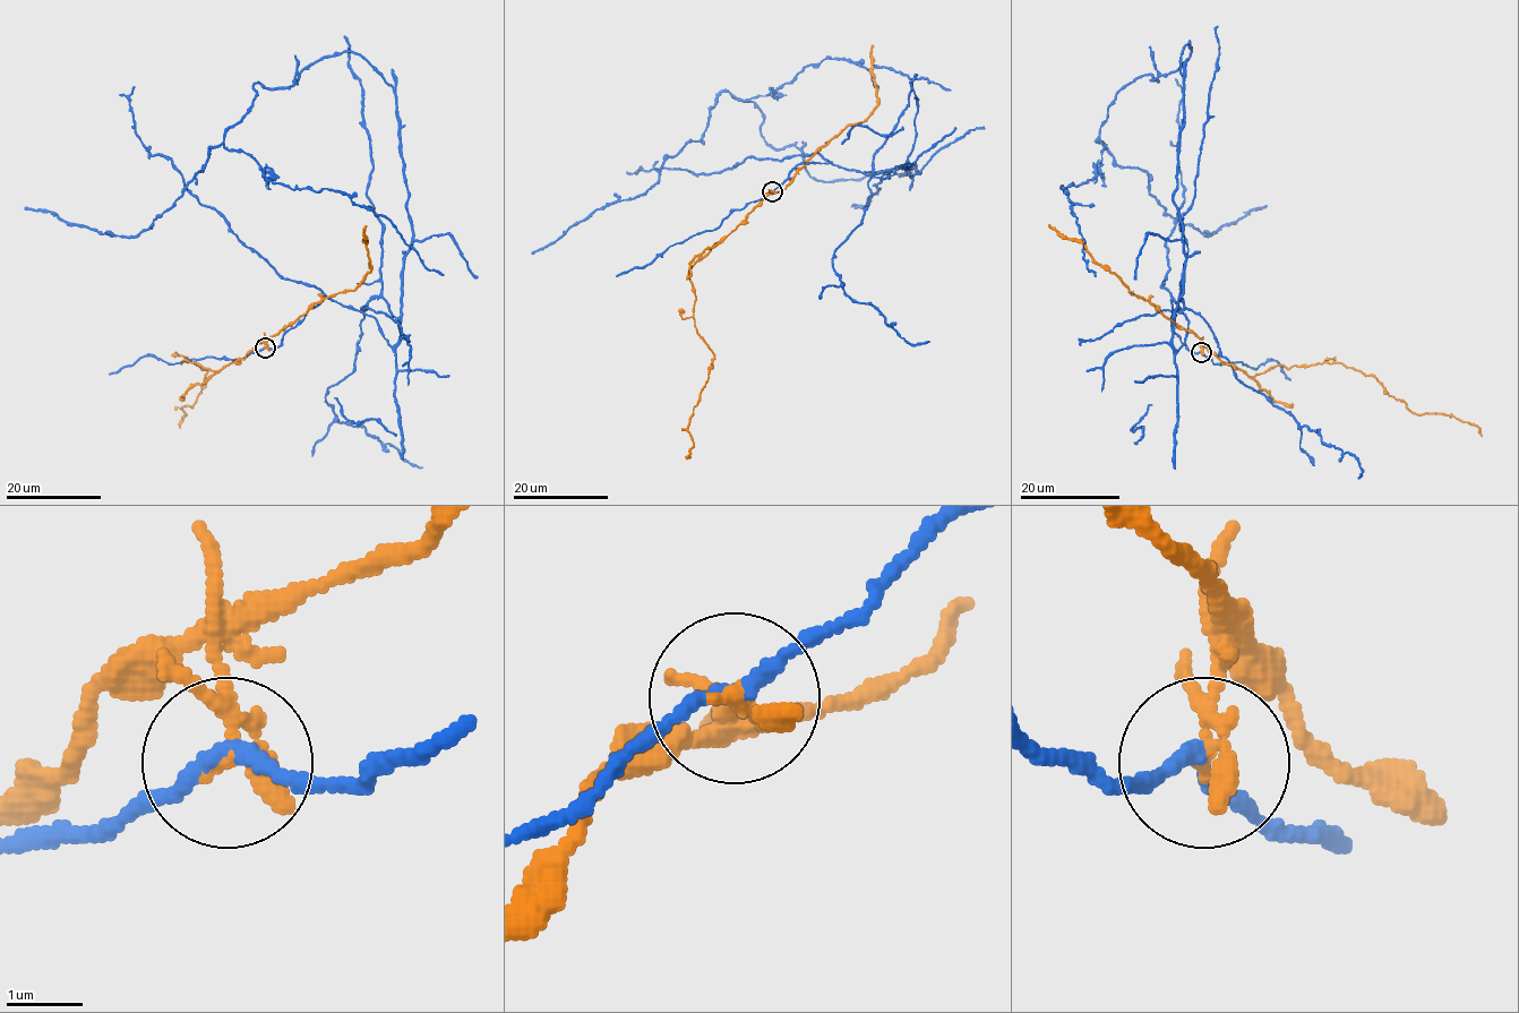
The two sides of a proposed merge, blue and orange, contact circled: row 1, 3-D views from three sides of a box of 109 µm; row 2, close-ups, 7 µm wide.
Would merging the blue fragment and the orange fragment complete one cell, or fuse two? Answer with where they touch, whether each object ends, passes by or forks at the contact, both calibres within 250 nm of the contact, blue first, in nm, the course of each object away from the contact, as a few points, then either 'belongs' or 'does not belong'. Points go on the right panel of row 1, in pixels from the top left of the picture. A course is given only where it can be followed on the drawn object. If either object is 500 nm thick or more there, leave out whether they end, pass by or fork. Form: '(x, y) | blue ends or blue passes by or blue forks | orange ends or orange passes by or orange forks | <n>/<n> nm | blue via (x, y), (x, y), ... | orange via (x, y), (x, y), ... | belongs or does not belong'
(1201, 352) | blue passes by | orange passes by | 190/280 nm | blue via (1201, 352), (1174, 299), (1172, 344), (1189, 42), (1115, 95), (1097, 140), (1170, 216), (1206, 235), (1267, 205) | orange via (1201, 352), (1204, 346), (1249, 376), (1280, 365), (1341, 362), (1373, 376), (1417, 414), (1453, 415), (1482, 436) | does not belong

